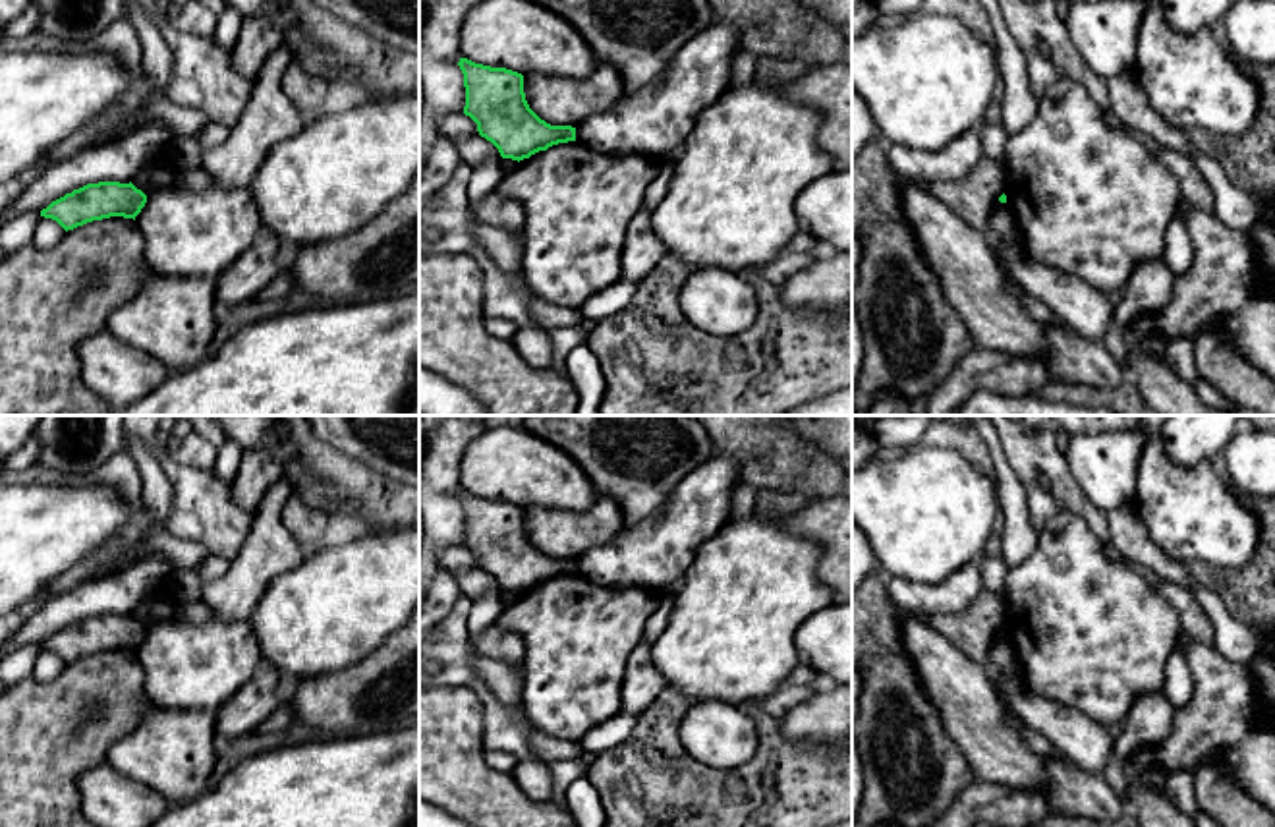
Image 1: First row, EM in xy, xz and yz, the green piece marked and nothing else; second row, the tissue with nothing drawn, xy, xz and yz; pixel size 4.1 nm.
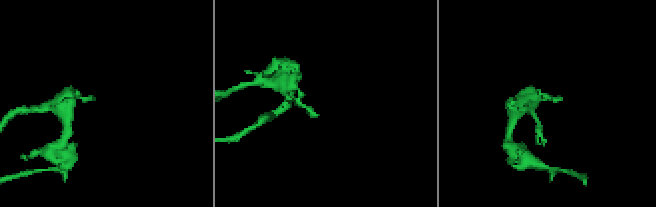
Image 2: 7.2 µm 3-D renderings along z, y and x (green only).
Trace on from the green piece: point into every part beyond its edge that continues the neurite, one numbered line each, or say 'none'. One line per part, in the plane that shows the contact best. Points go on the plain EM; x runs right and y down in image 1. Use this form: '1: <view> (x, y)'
none

